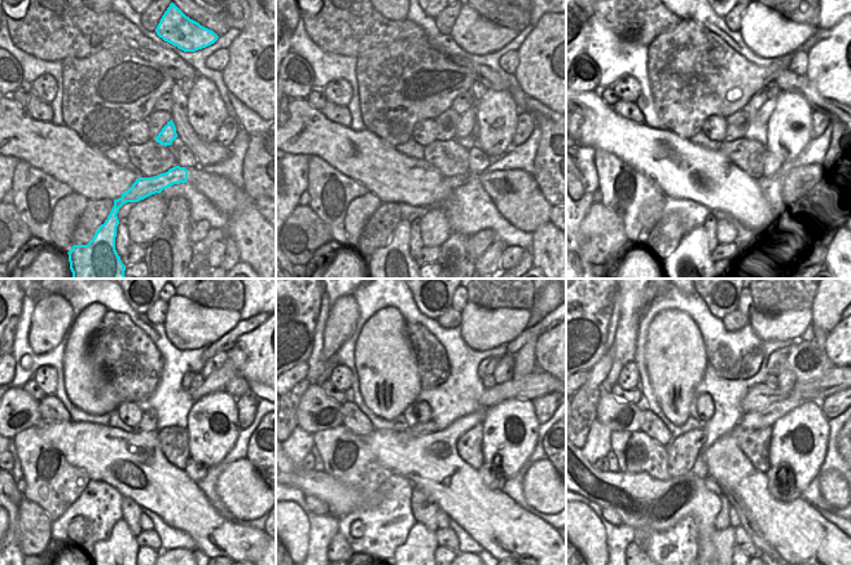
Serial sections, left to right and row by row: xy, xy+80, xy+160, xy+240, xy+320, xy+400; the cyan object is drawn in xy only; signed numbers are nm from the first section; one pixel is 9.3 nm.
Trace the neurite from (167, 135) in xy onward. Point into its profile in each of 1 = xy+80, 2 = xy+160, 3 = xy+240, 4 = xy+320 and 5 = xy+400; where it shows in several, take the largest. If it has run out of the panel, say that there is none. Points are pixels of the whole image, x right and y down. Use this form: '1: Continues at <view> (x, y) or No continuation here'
1: Continues at xy+80 (468, 121)
2: Continues at xy+160 (763, 114)
3: Continues at xy+240 (216, 381)
4: Continues at xy+320 (525, 363)
5: Continues at xy+400 (829, 305)

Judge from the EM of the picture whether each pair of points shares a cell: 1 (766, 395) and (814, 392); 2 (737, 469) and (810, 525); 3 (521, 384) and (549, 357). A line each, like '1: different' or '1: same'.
1: same
2: same
3: different

